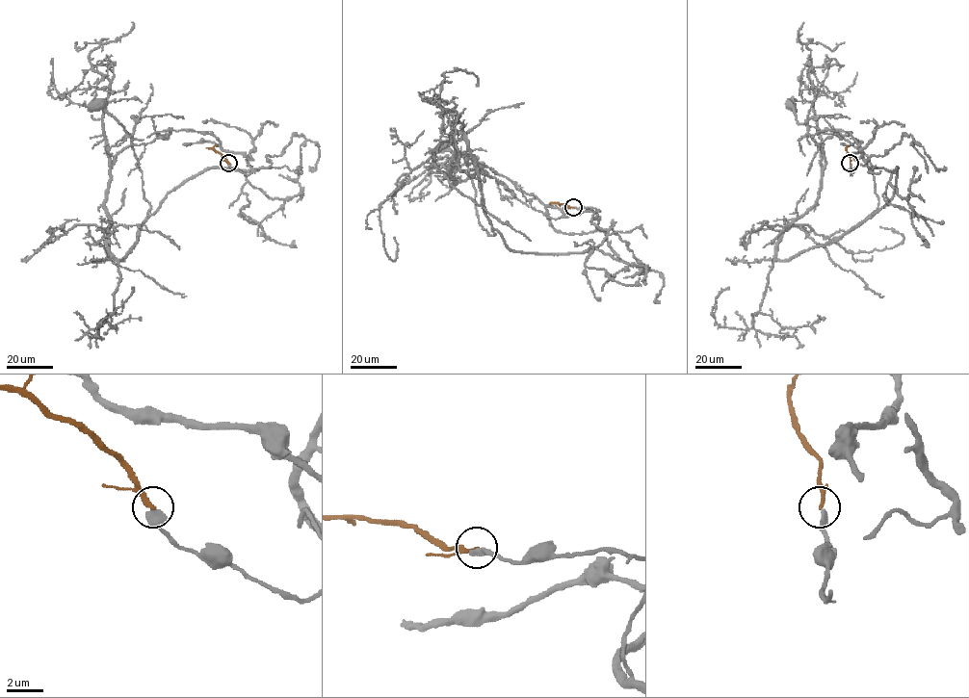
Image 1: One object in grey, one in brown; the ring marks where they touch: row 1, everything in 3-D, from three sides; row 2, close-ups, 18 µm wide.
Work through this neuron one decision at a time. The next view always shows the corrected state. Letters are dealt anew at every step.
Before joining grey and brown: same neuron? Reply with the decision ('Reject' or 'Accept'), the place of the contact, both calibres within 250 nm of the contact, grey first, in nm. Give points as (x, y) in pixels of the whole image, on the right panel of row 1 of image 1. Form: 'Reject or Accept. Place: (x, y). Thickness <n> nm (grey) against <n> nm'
Reject. Place: (850, 163). Thickness 480 nm (grey) against 220 nm

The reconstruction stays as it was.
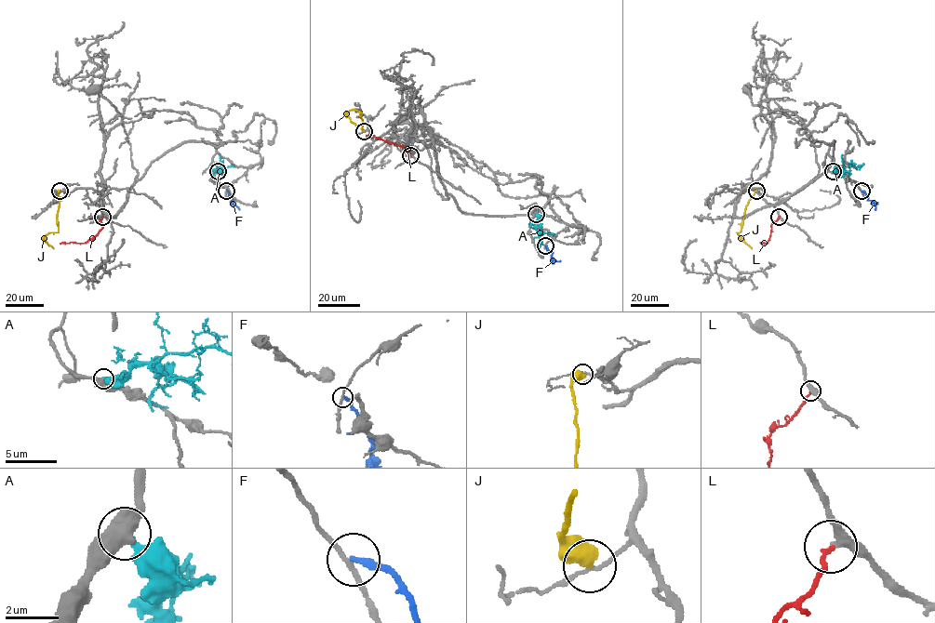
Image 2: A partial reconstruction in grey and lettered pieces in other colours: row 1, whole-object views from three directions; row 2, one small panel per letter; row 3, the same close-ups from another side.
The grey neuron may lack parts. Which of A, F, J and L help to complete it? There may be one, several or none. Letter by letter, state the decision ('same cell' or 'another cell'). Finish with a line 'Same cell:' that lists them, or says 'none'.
A: another cell
F: another cell
J: another cell
L: same cell
Same cell: L

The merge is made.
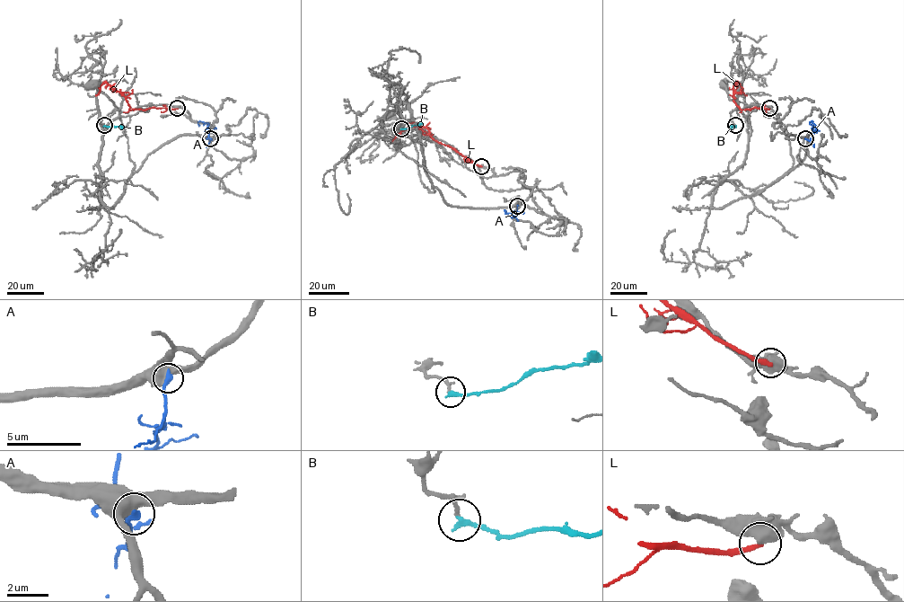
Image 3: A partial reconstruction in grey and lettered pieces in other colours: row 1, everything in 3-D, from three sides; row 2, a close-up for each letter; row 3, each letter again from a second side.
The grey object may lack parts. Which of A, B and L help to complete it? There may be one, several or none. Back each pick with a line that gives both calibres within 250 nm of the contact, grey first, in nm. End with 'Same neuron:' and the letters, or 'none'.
B: calibres 160 and 280 nm
Same neuron: B

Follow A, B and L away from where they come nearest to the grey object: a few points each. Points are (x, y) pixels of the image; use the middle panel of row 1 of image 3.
A: (517, 206), (514, 216), (513, 212), (507, 213), (504, 209), (506, 214)
B: (401, 128), (420, 123)
L: (481, 166), (435, 141), (425, 127), (409, 127), (391, 141)

